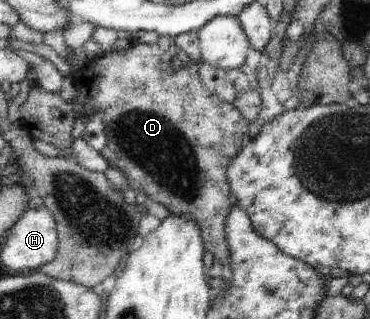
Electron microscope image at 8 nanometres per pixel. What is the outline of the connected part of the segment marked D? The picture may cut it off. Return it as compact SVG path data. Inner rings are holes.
M160 36L152 44L135 41L126 49L103 53L98 58L90 59L74 78L78 89L70 104L76 118L87 119L97 111L102 113L107 143L100 153L107 160L108 167L123 171L133 191L143 191L149 199L161 203L170 212L195 219L201 228L204 248L226 267L229 263L229 246L225 224L231 207L227 167L243 149L250 122L244 120L243 114L232 103L219 99L218 95L203 88L198 64L179 48L176 37ZM174 55L182 59L179 71L169 66Z

